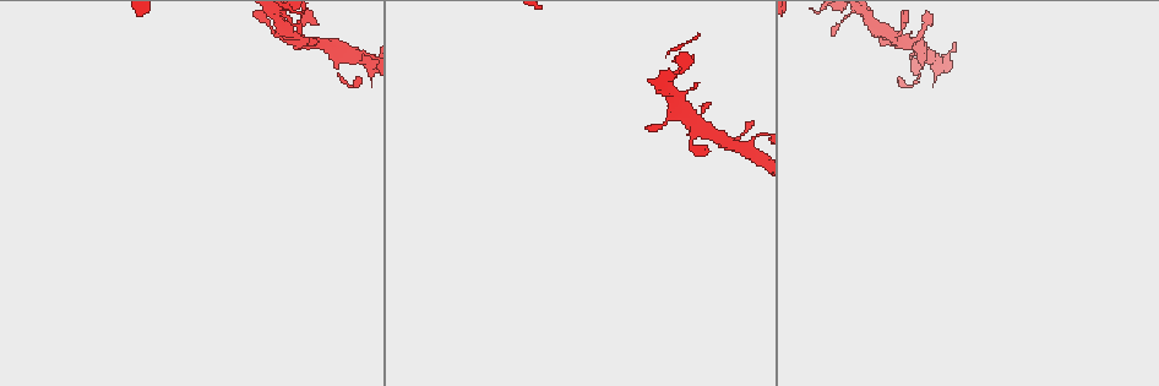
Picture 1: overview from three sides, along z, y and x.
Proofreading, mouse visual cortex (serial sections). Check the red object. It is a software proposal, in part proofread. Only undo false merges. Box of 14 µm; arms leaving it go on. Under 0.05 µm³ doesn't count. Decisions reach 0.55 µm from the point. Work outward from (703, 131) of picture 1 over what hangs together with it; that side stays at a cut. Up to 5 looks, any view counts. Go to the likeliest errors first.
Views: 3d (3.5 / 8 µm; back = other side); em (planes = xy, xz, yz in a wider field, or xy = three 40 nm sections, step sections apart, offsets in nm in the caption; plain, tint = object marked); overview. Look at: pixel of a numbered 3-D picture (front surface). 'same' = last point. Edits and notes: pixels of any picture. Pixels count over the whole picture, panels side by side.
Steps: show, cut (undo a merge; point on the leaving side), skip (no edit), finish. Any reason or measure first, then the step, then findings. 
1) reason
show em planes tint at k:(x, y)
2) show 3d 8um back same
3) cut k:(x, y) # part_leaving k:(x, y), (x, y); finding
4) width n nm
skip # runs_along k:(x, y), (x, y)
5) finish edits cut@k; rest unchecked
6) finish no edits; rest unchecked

small branch off a trunk
show 3d 8um at 1:(338, 49)

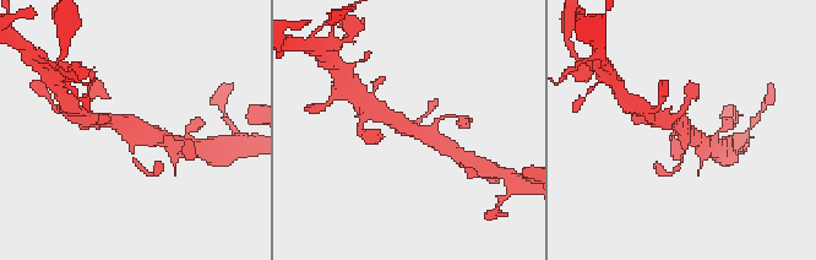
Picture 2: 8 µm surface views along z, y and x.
show 3d 3.5um at 2:(686, 131)

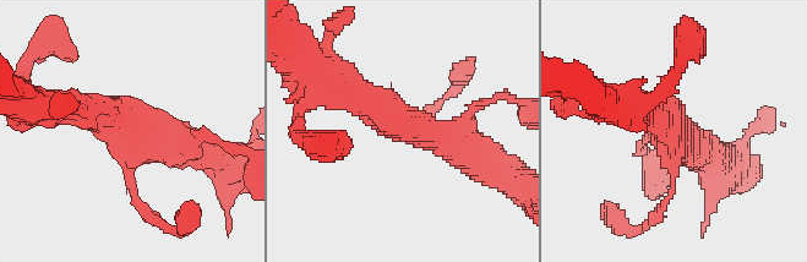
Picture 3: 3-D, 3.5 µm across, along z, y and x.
need the tissue
show em xy step 2 tint at 3:(419, 129)

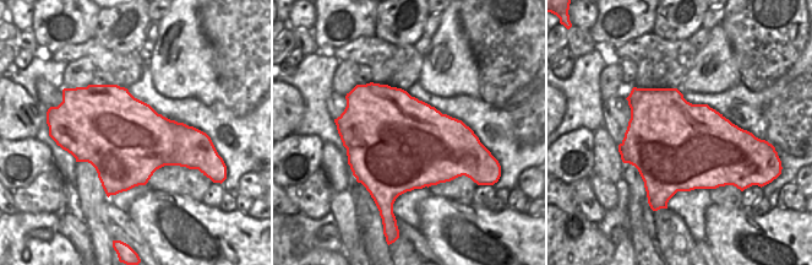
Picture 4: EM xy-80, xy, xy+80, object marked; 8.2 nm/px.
skip # one cell here

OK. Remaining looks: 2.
arms part here
show 3d 3.5um at 1:(888, 31)

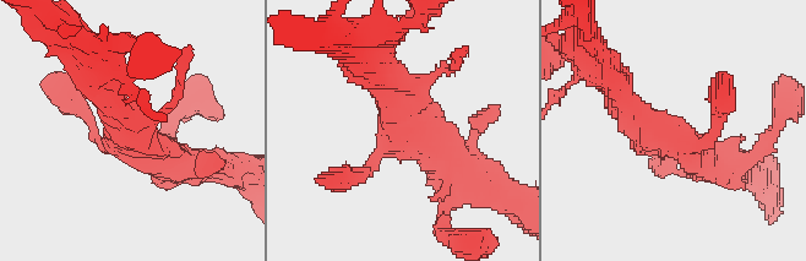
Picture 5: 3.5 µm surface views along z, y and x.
arms 3; arm_widths 150, 350, 450 nm
show em xy step 1 tint at 5:(676, 140)

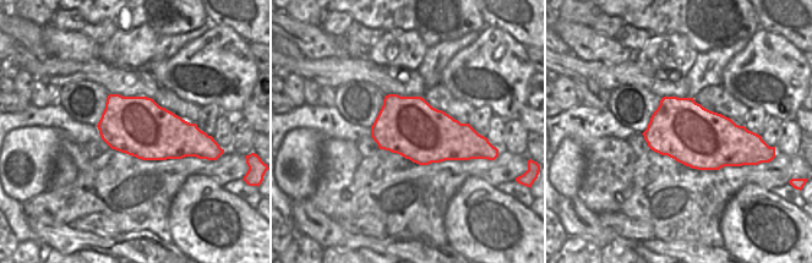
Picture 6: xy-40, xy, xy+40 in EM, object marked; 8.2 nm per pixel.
skip # runs_along 5:(475, 185), (381, 77); one cell here

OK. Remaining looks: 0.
finish no edits; rest unchecked

